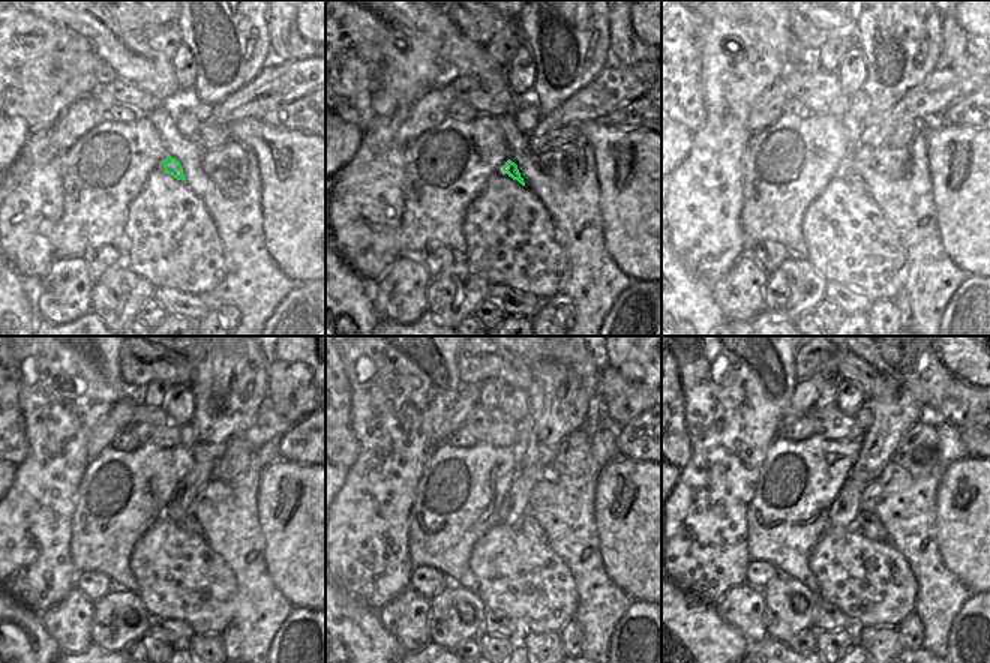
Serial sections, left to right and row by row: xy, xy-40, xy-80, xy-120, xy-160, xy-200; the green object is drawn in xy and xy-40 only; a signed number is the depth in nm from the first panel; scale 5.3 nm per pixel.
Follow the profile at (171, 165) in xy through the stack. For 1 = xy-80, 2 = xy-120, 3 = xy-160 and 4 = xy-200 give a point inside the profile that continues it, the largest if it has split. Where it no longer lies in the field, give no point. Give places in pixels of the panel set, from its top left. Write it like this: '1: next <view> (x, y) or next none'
1: next xy-80 (849, 174)
2: next xy-120 (189, 522)
3: next xy-160 (527, 524)
4: next xy-200 (867, 524)

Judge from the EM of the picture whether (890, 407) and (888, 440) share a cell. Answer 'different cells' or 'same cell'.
same cell

